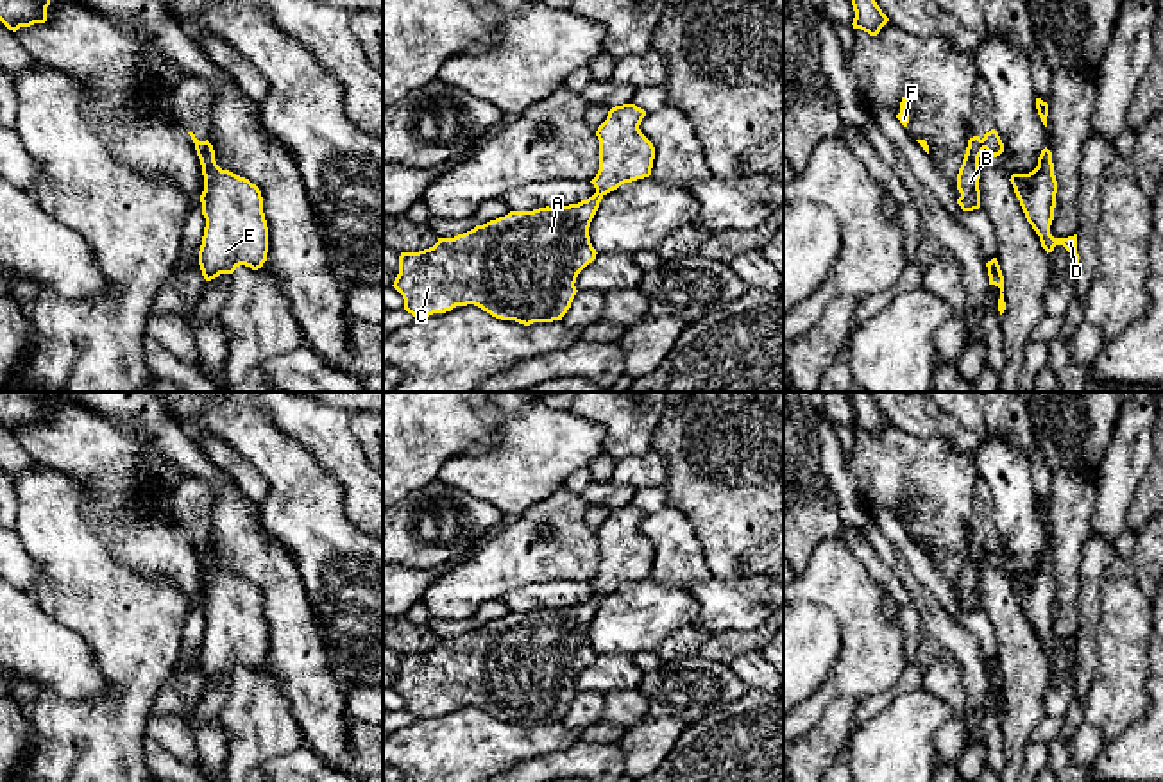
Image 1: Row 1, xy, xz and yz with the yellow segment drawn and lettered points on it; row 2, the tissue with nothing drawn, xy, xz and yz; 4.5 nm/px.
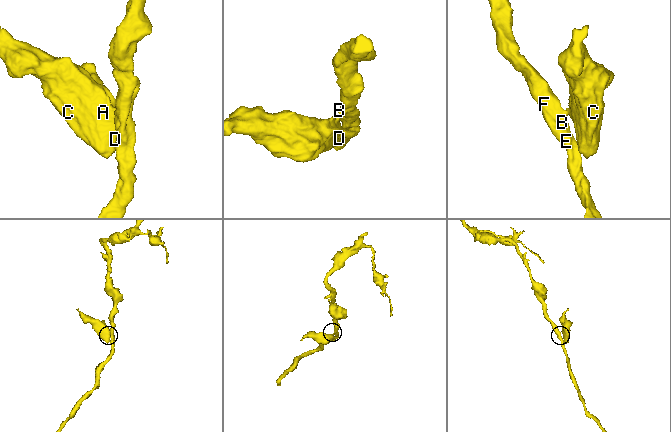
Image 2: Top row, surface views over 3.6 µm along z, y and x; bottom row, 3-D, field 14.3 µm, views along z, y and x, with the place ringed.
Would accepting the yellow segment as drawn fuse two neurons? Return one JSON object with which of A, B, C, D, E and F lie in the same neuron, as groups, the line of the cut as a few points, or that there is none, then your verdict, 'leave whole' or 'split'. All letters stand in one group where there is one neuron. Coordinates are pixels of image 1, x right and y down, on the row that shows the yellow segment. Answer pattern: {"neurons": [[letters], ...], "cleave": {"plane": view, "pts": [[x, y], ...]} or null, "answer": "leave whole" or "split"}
{"neurons": [["A", "C", "D"], ["B", "E", "F"]], "cleave": {"plane": "yz", "pts": [[981, 140], [984, 147]]}, "answer": "split"}

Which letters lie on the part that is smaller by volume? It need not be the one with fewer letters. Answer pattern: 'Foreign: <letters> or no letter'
Foreign: A, C, D

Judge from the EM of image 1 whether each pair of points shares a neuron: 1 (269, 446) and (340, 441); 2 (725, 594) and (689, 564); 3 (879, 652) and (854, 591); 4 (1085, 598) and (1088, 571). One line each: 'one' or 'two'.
1: two
2: two
3: one
4: one

